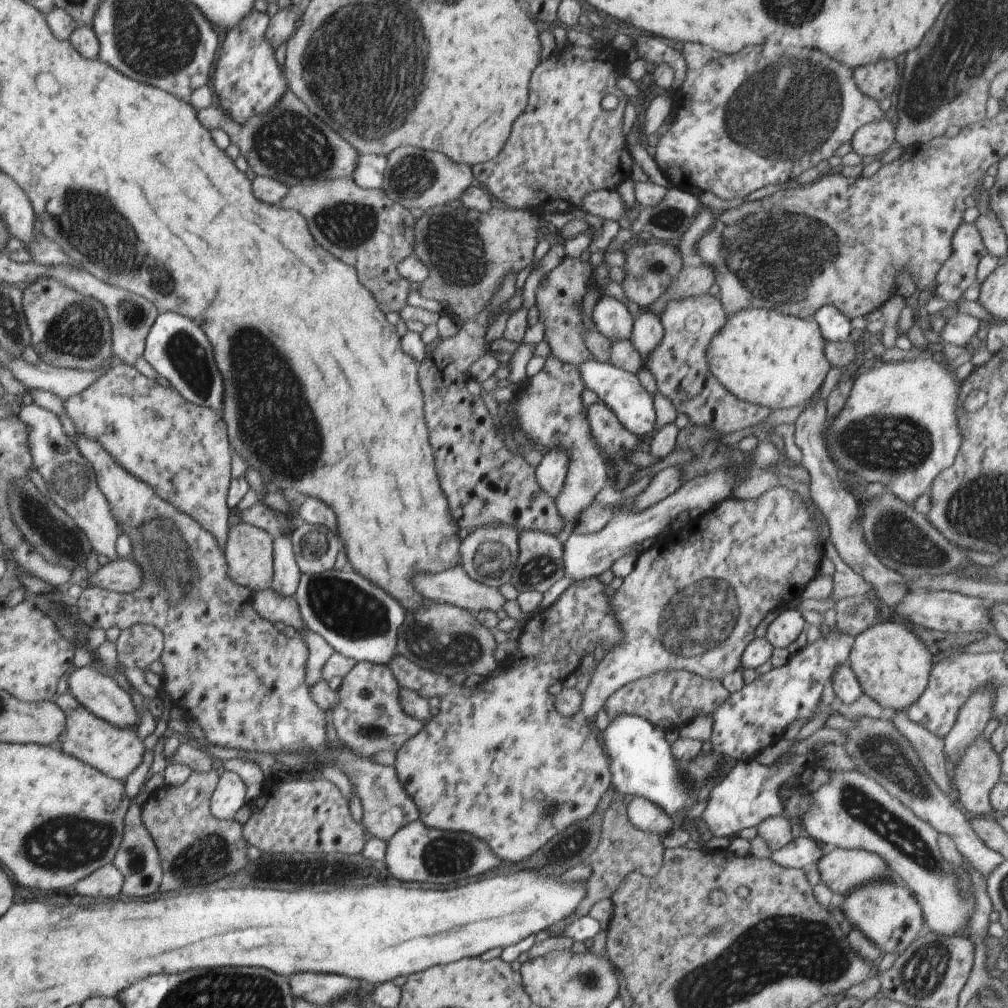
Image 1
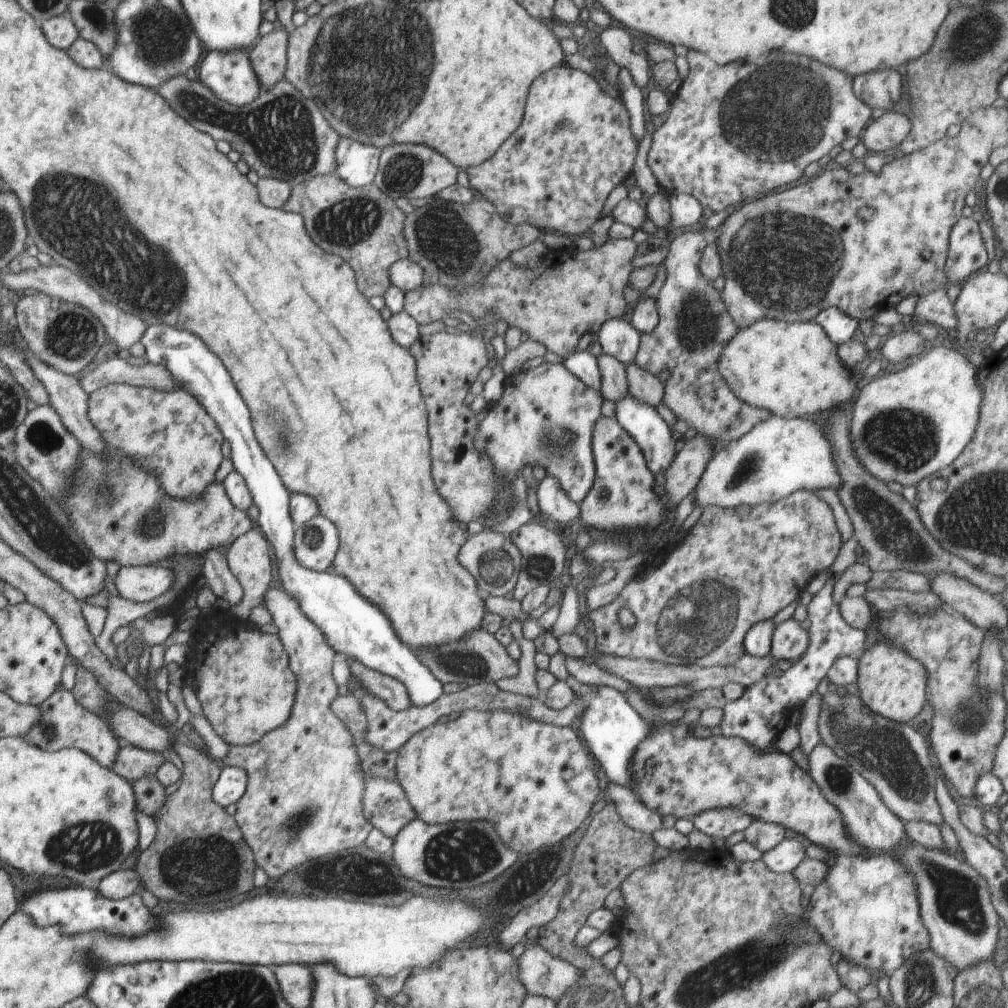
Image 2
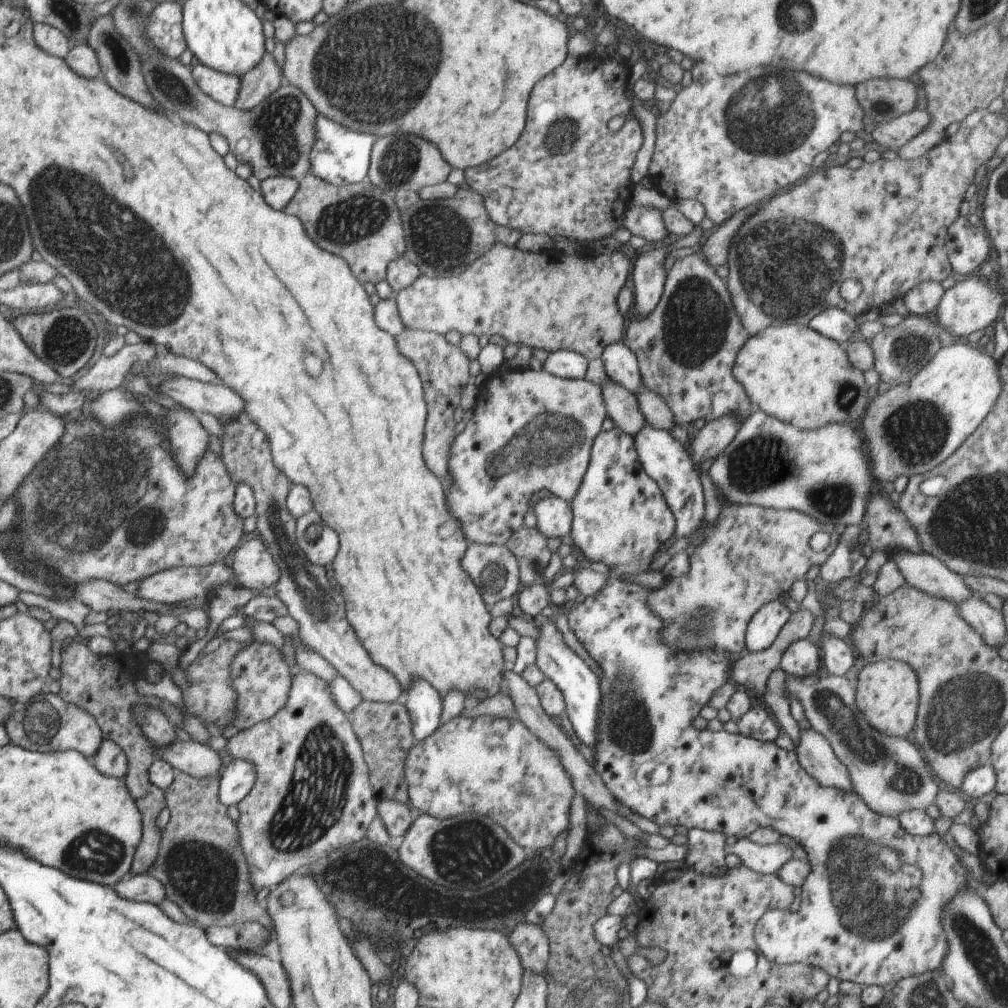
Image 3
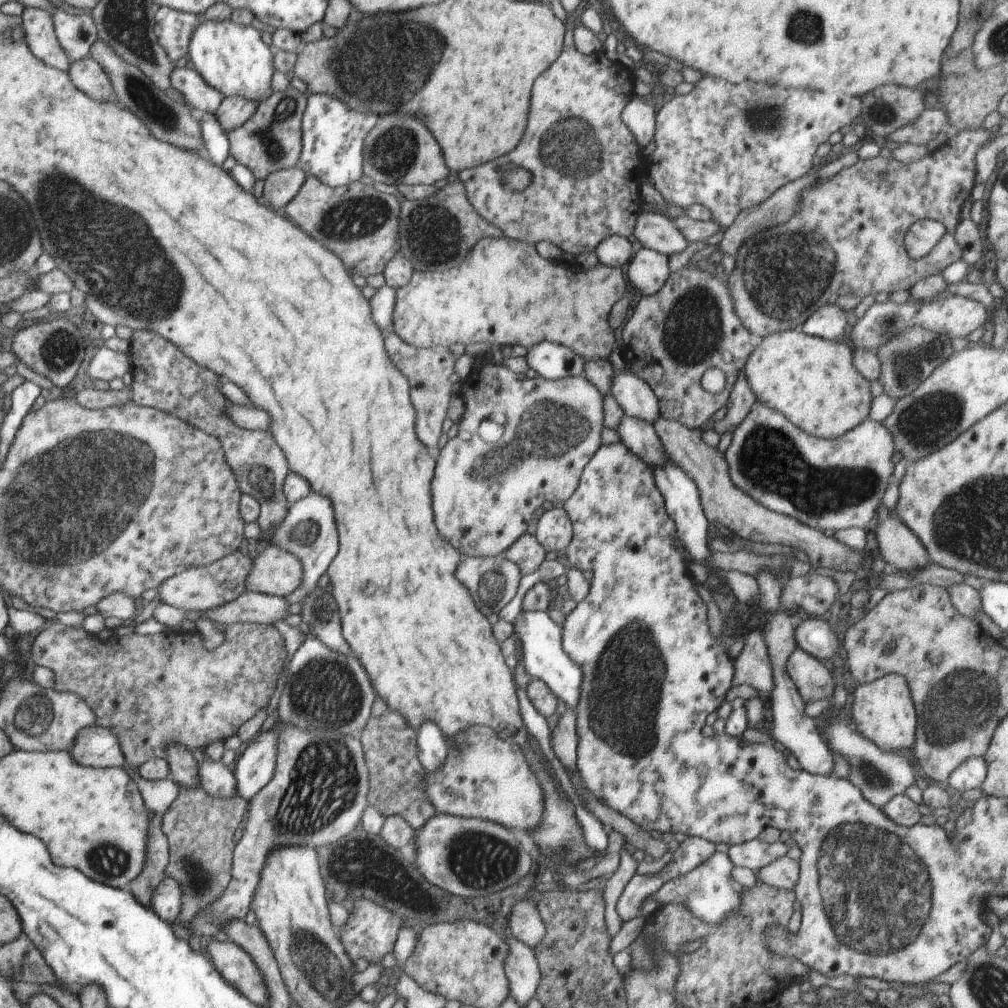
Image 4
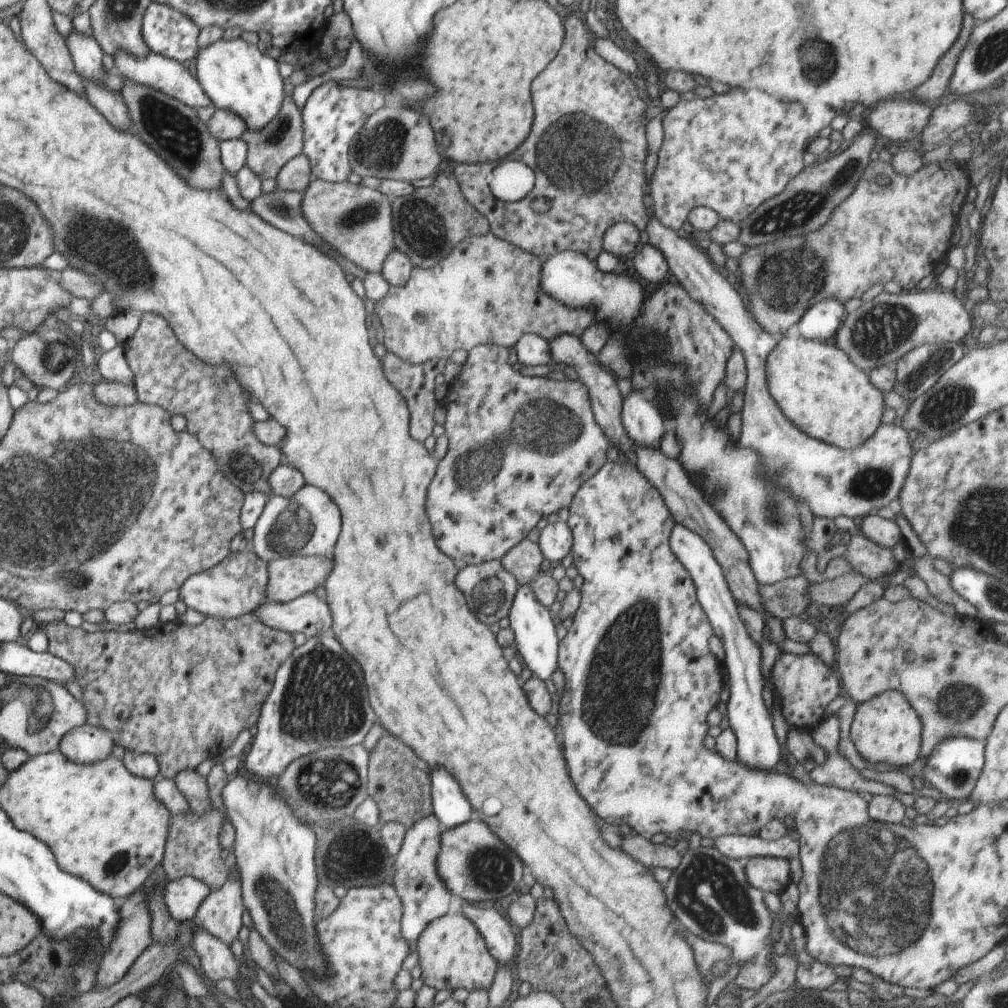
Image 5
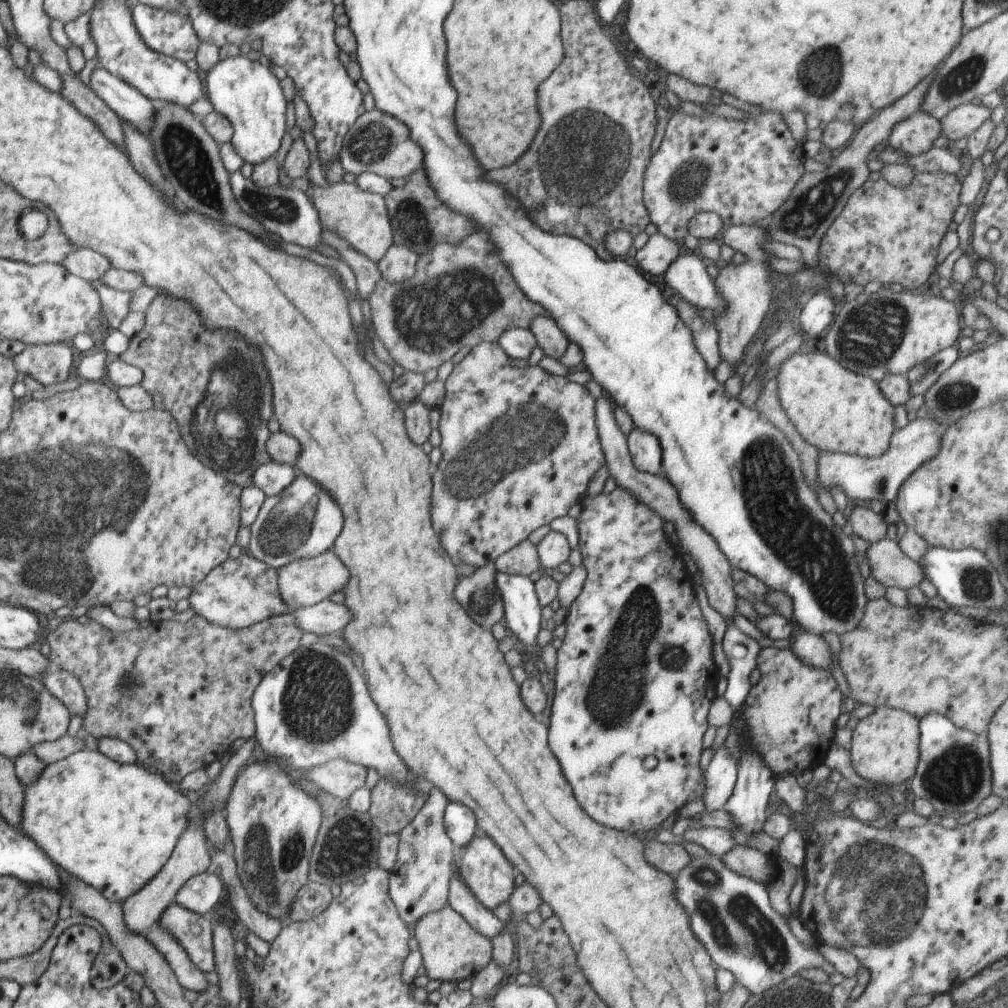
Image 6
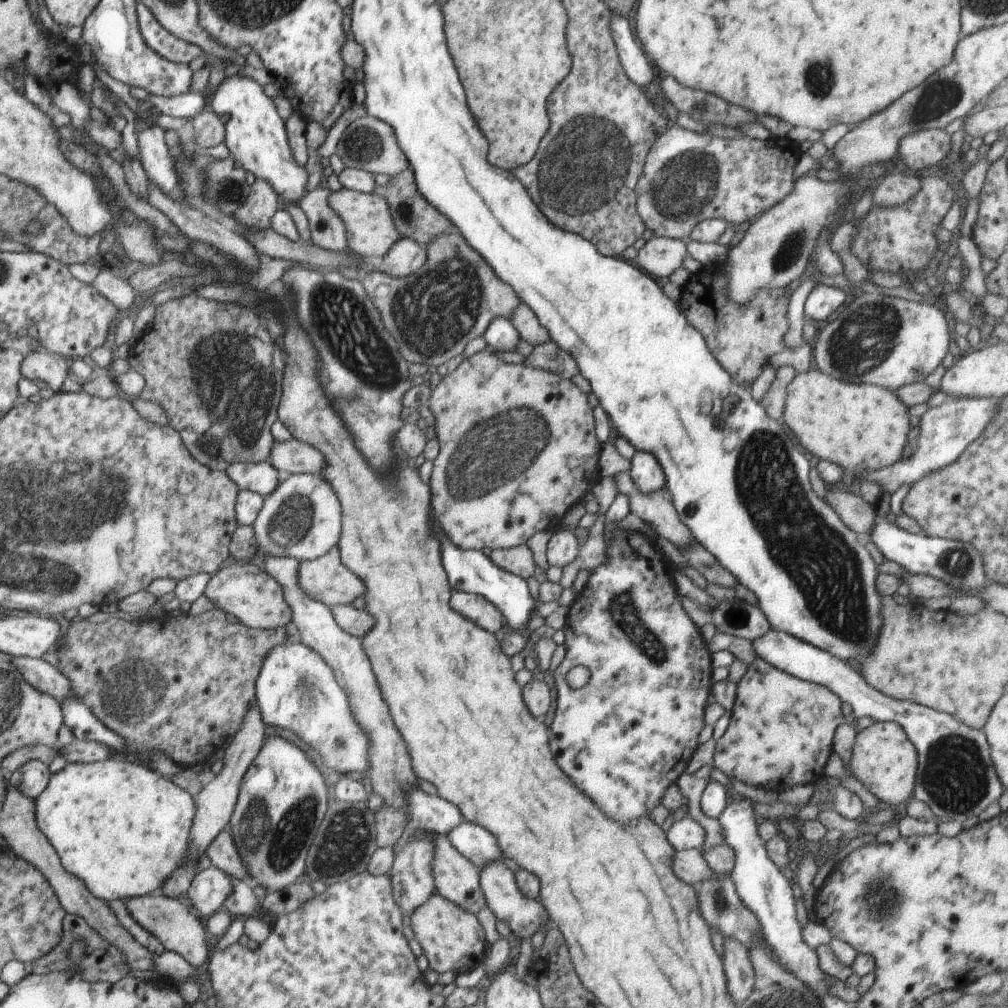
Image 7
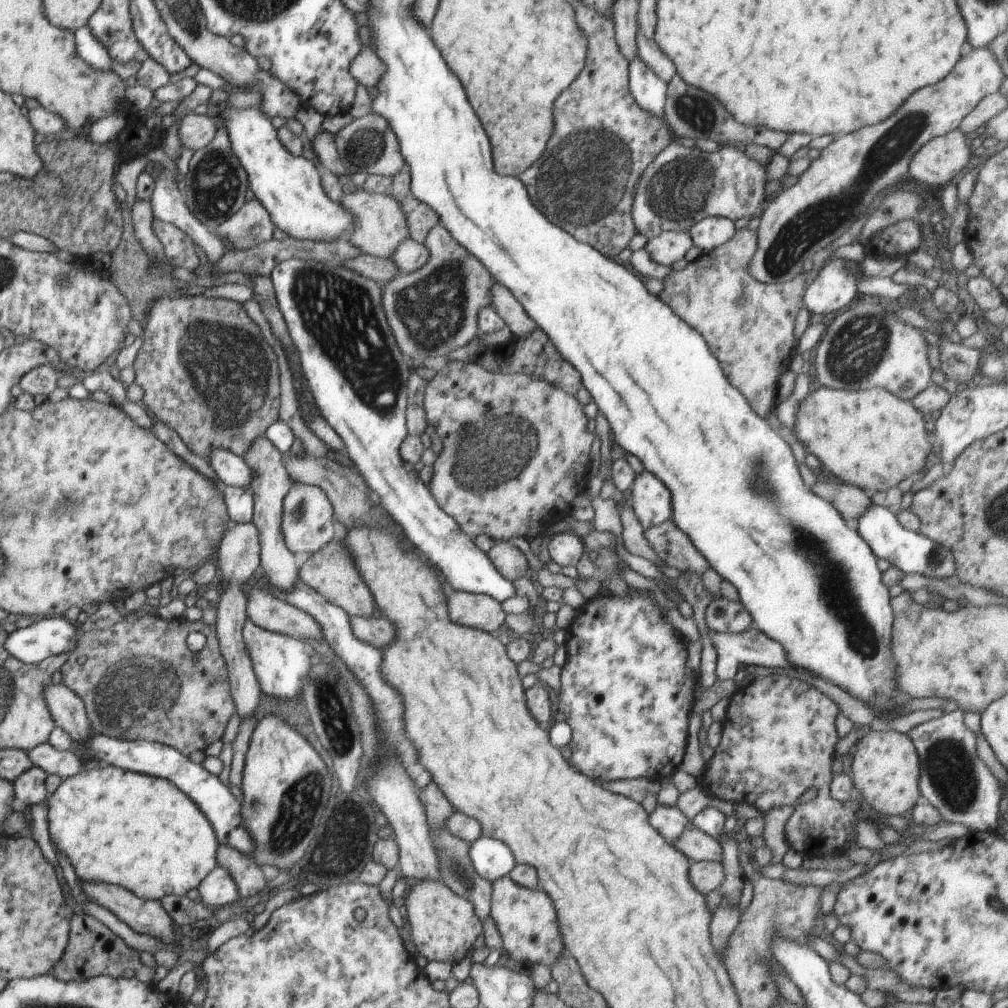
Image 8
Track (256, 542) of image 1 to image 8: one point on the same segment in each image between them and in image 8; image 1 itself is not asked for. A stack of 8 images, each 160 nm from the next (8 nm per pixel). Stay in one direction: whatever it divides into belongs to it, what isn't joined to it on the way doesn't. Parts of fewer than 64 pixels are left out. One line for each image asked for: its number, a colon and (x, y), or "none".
2: (248, 557)
3: (254, 567)
4: (276, 572)
5: (290, 577)
6: (304, 582)
7: (325, 579)
8: (330, 571)

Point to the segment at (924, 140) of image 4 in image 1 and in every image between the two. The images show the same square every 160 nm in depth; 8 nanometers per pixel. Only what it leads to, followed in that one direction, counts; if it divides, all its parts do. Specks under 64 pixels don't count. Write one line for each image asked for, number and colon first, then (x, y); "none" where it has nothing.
1: (874, 139)
2: (883, 135)
3: (892, 135)

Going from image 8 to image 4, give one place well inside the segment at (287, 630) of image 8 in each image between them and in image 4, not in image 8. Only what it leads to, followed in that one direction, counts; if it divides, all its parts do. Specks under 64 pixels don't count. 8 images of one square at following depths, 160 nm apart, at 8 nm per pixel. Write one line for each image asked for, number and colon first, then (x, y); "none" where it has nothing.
4: (201, 589)
5: (236, 586)
6: (241, 592)
7: (244, 589)

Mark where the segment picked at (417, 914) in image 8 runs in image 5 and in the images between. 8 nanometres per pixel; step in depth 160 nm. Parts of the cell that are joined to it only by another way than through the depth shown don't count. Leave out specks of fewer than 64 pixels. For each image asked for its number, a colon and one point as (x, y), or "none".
5: (452, 954)
6: (452, 951)
7: (452, 938)

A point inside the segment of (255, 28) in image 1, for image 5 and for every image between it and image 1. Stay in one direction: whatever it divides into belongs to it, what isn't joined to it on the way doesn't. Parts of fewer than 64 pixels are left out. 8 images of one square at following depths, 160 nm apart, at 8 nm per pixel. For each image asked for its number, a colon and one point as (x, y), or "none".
2: (229, 75)
3: (223, 88)
4: (194, 90)
5: (169, 76)

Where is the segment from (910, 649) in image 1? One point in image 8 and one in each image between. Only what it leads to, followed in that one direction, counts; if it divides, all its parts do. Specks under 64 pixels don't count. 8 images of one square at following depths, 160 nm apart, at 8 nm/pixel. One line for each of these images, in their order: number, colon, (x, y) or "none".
2: (892, 684)
3: (887, 695)
4: (883, 711)
5: (886, 730)
6: (884, 749)
7: (884, 759)
8: (886, 767)

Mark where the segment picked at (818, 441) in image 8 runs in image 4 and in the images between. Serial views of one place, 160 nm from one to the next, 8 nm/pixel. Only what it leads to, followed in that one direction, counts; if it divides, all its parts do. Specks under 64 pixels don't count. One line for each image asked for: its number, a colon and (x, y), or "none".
4: (812, 381)
5: (815, 384)
6: (838, 411)
7: (861, 427)

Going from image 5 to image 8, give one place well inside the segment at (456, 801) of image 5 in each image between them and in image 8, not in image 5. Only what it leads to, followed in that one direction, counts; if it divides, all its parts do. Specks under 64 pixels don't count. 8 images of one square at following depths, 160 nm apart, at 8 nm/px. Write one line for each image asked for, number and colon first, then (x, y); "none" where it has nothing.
6: (459, 823)
7: (476, 844)
8: (492, 860)

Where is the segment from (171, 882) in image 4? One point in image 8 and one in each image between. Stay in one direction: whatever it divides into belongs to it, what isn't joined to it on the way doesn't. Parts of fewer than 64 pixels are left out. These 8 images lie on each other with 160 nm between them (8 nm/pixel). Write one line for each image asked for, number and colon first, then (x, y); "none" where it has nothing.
5: (182, 897)
6: (201, 893)
7: (209, 888)
8: (218, 888)

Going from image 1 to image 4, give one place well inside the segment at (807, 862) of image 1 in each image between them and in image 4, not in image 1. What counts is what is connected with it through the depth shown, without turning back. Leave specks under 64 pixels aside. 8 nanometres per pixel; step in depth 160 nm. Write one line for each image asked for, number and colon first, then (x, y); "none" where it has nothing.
2: (788, 854)
3: (765, 859)
4: (754, 854)

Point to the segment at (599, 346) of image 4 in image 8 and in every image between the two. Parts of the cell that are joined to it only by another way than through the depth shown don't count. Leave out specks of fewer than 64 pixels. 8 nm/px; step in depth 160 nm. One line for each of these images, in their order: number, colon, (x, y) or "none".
5: (474, 298)
6: (469, 297)
7: (433, 313)
8: (432, 311)

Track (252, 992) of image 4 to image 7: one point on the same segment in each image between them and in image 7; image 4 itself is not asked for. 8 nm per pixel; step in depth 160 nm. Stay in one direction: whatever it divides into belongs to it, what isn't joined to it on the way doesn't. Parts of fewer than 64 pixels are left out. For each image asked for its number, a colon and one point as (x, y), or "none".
5: (217, 960)
6: (194, 931)
7: (167, 918)

